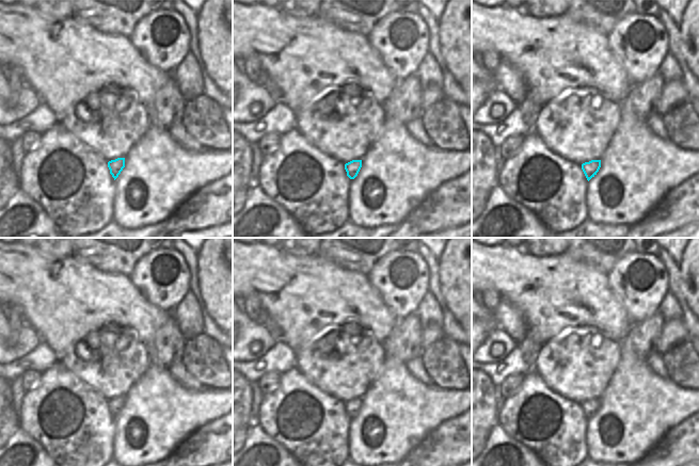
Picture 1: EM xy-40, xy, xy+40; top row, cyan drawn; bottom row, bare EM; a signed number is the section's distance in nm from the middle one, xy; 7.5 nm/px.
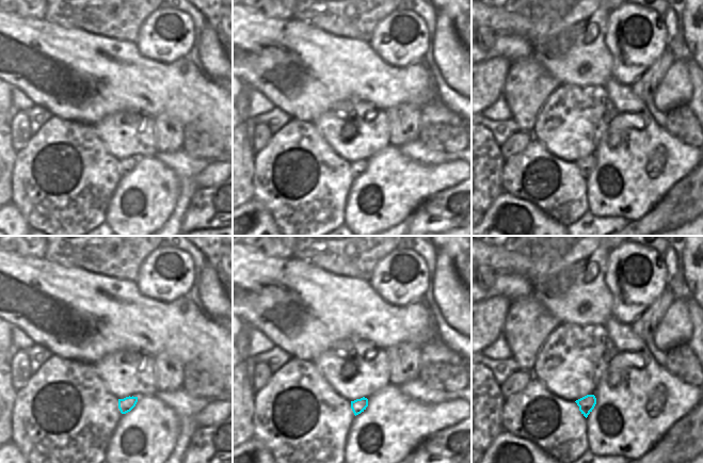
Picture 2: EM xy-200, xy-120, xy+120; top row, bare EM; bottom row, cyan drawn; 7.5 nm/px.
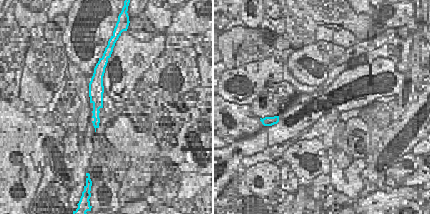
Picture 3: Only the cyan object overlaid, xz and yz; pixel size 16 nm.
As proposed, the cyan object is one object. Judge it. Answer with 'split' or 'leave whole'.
leave whole

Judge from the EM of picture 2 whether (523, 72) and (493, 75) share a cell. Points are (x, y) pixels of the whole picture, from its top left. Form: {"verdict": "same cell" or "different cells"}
{"verdict": "different cells"}

